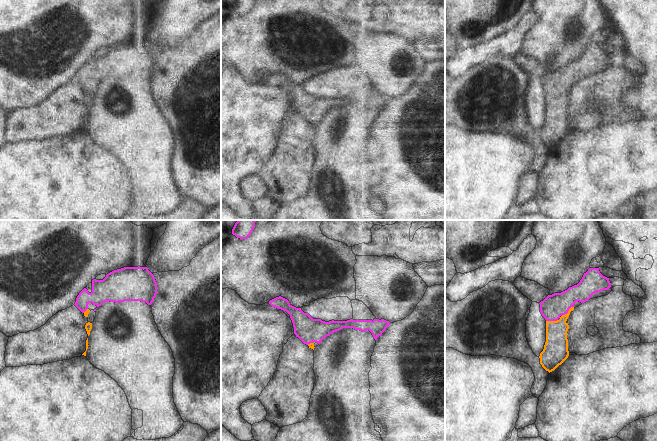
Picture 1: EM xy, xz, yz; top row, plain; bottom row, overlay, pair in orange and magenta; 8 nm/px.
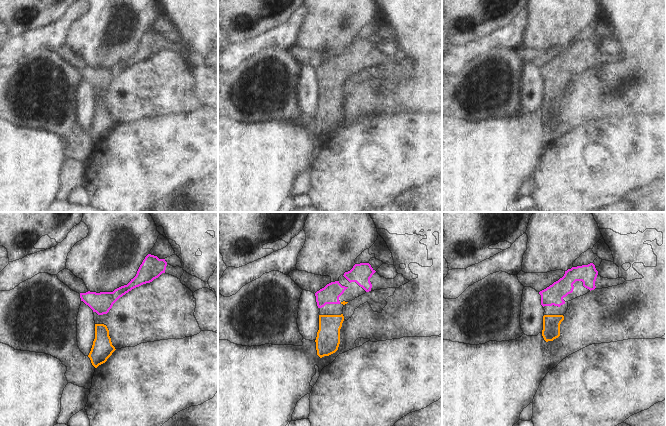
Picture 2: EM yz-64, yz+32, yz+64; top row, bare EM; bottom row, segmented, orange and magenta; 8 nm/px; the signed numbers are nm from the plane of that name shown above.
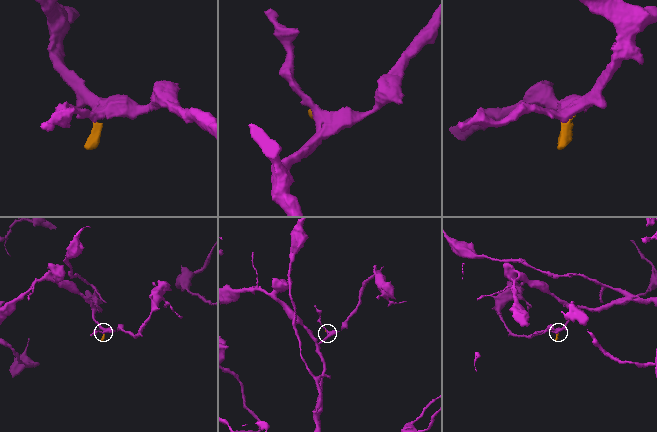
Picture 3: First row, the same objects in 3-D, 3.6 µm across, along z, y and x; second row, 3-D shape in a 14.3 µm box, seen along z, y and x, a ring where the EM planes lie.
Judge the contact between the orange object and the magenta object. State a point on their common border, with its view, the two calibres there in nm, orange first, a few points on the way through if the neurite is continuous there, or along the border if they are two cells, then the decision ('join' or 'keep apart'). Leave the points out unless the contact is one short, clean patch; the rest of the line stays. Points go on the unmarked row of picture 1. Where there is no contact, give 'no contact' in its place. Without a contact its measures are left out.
meets orange in yz at (568, 87); 180 nm thick on the orange side, 190 nm on the other; runs through yz (556, 107), (568, 87), (563, 82), (553, 82); join

